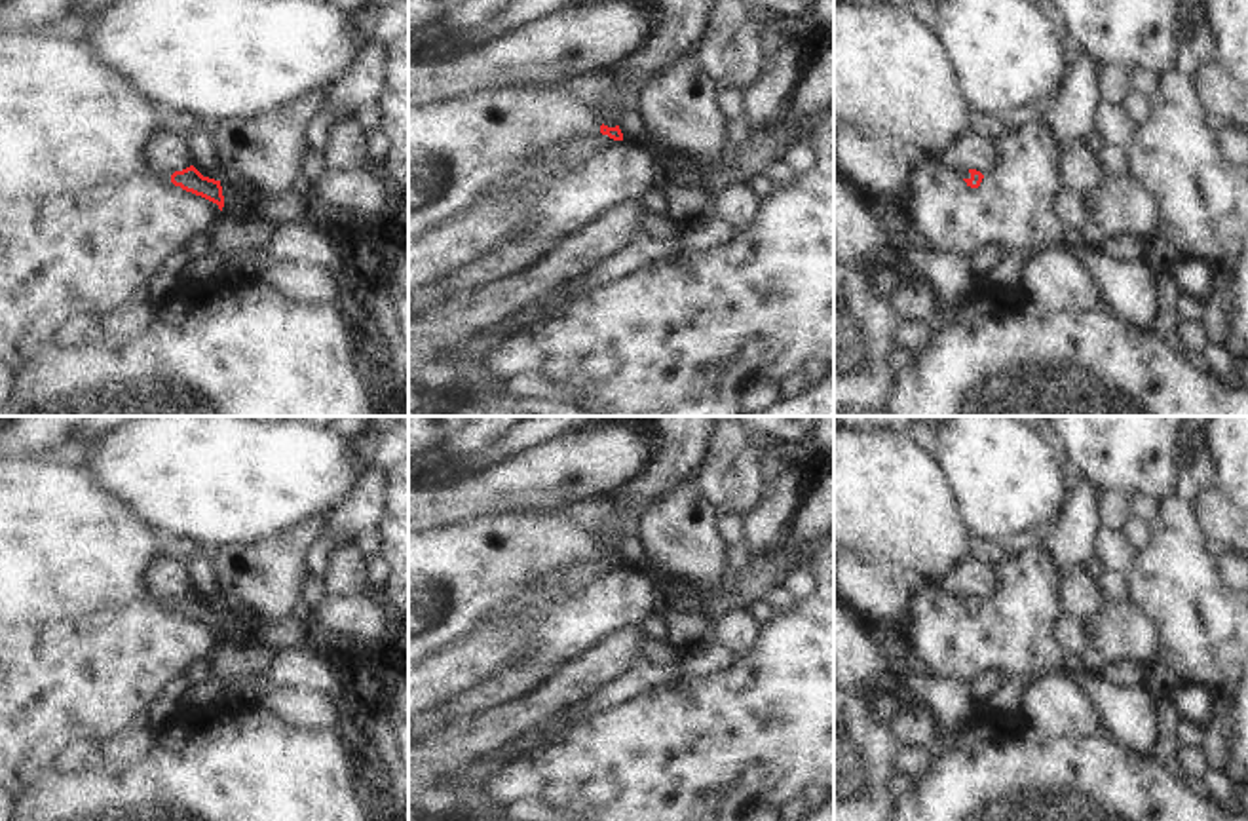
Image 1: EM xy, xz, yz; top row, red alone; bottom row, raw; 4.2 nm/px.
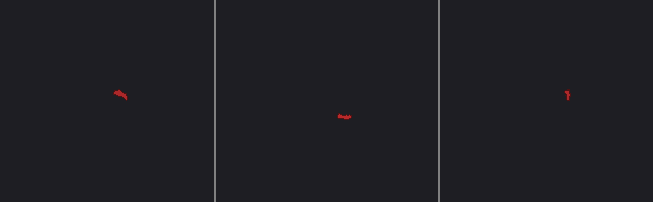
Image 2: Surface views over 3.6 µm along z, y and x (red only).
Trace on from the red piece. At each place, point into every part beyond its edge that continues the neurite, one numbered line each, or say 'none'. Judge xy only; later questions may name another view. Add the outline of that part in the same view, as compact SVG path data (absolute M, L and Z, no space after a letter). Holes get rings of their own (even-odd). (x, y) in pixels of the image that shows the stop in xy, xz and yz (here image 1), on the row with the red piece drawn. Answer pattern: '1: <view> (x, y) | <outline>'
1: xy (236, 198) | M220 181L220 186L222 186L222 196L224 196L222 215L228 220L251 222L256 219L249 209L251 196L241 184L234 181Z

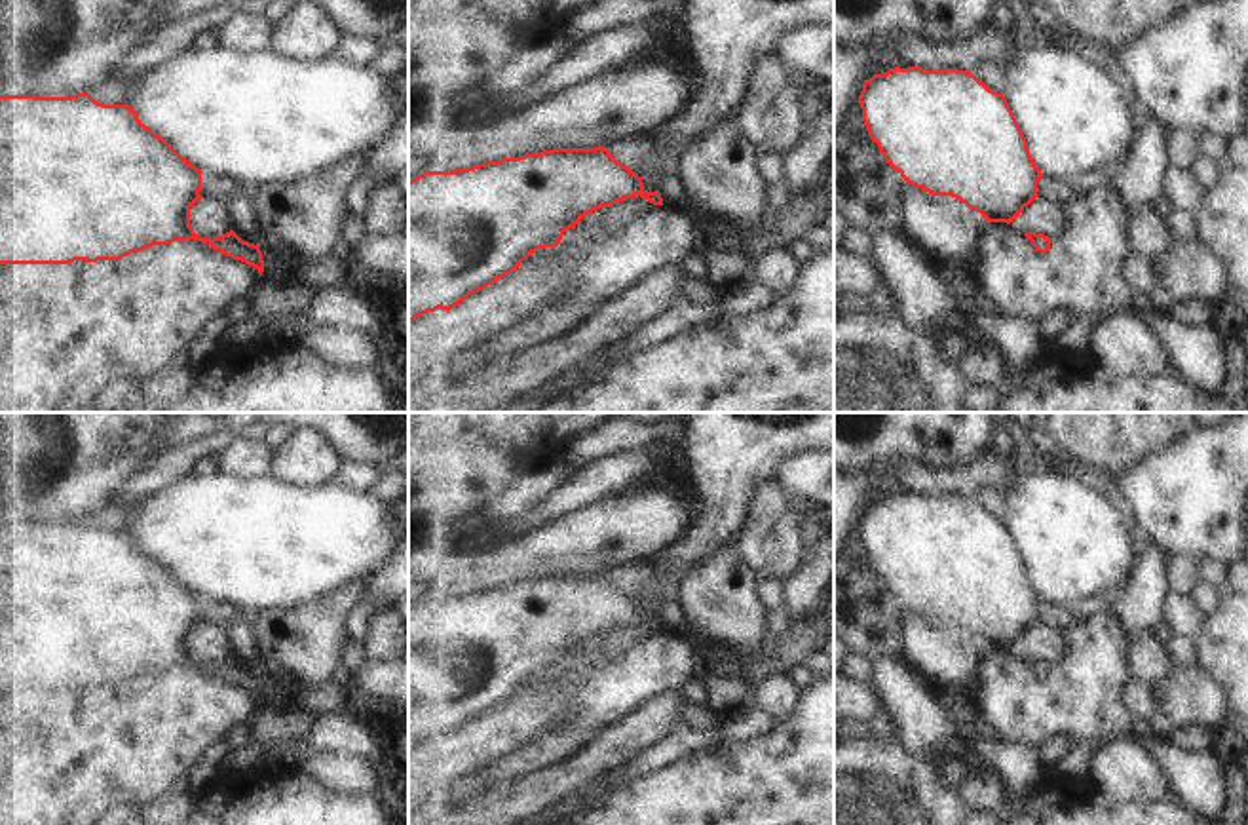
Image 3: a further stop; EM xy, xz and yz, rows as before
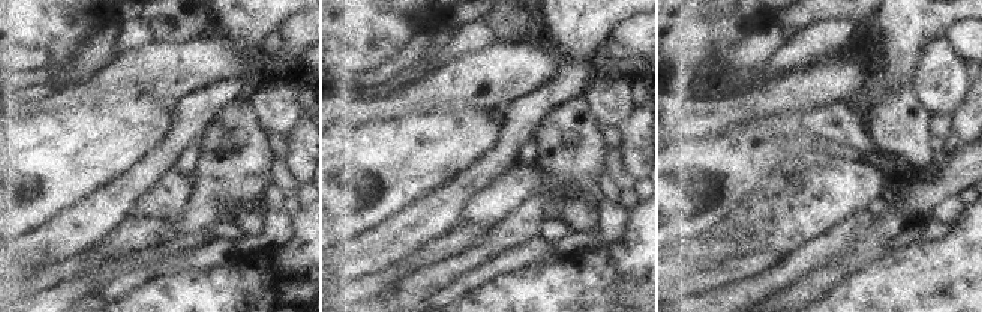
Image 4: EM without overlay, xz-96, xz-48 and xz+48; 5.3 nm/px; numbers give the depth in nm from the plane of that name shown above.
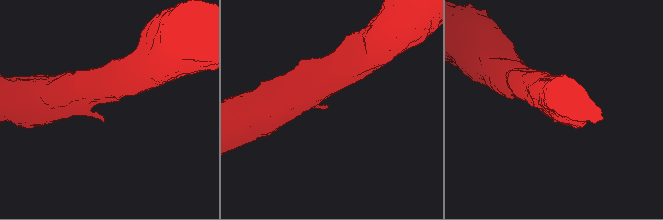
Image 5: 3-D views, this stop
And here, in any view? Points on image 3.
1: xy (276, 263) | M260 245L260 251L262 251L262 260L264 260L262 279L268 285L291 287L296 283L289 274L291 260L281 249L274 245Z

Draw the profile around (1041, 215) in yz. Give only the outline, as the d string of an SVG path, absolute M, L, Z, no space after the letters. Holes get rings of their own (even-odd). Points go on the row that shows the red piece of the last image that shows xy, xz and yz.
M1037 196L1011 226L1020 234L1045 234L1054 241L1069 228L1069 221L1068 203L1054 203Z

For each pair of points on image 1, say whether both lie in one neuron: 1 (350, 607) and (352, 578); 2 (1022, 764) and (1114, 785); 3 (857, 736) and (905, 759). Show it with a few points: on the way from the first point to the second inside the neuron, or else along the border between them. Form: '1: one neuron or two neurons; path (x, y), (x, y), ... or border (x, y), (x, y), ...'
1: two neurons; border (367, 588), (327, 593)
2: one neuron; path (1045, 780), (1070, 780), (1077, 785), (1091, 785)
3: two neurons; border (905, 747), (897, 755), (895, 774)

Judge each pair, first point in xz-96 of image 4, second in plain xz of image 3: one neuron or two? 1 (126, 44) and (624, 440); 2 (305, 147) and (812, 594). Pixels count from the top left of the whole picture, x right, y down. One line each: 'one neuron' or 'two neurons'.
1: two neurons
2: one neuron

